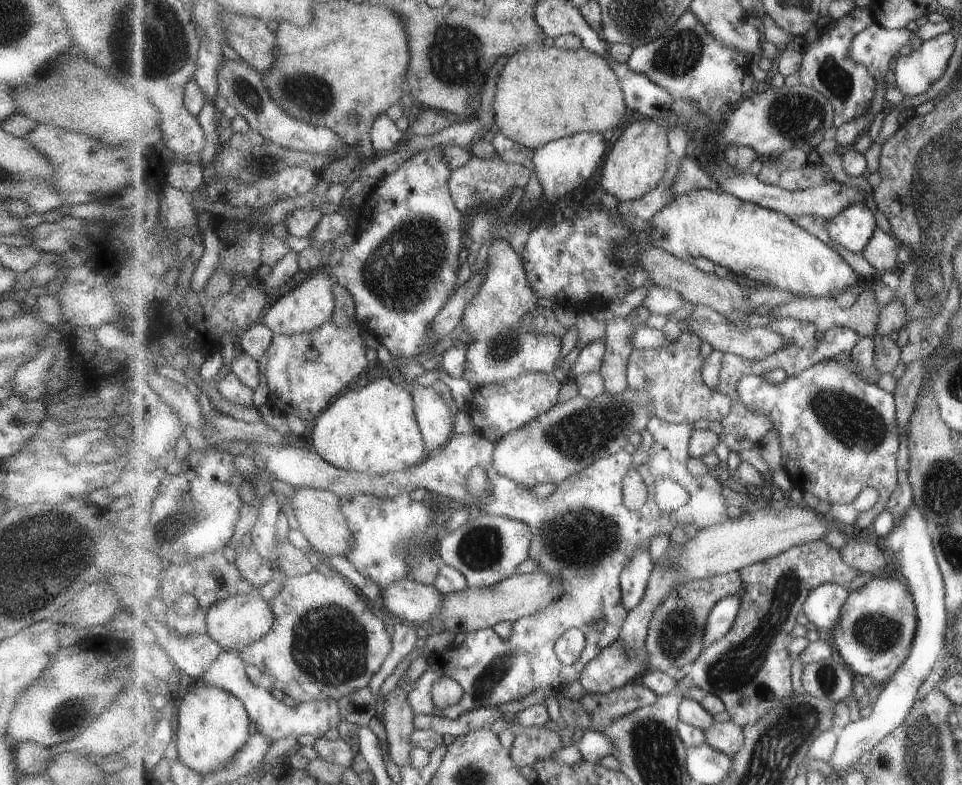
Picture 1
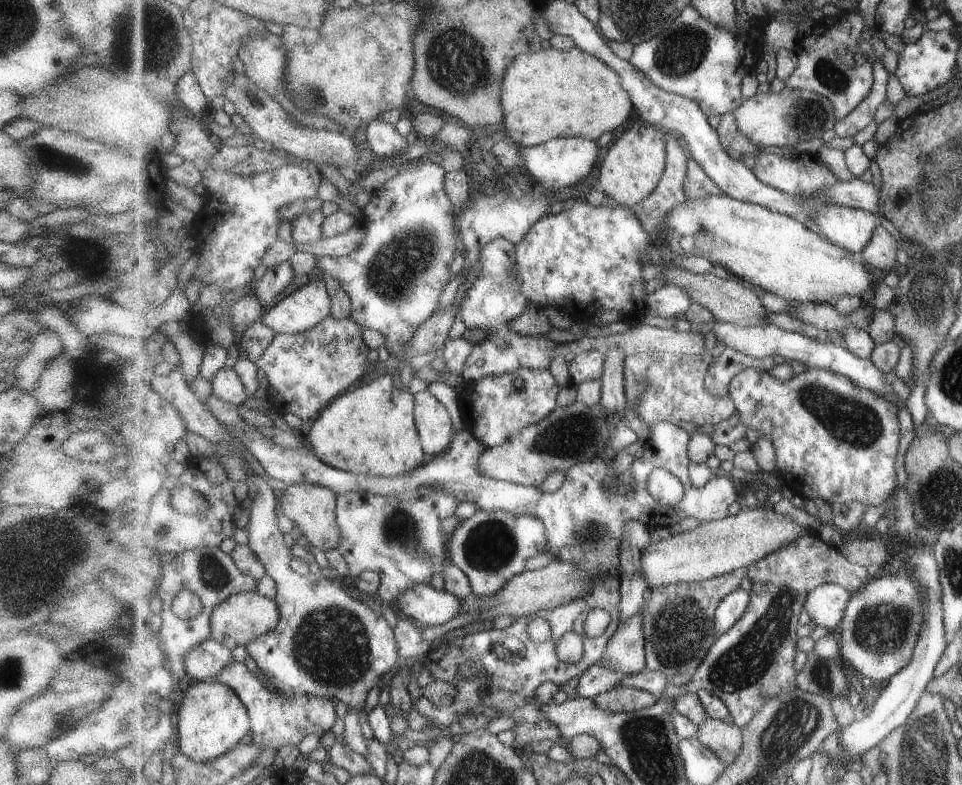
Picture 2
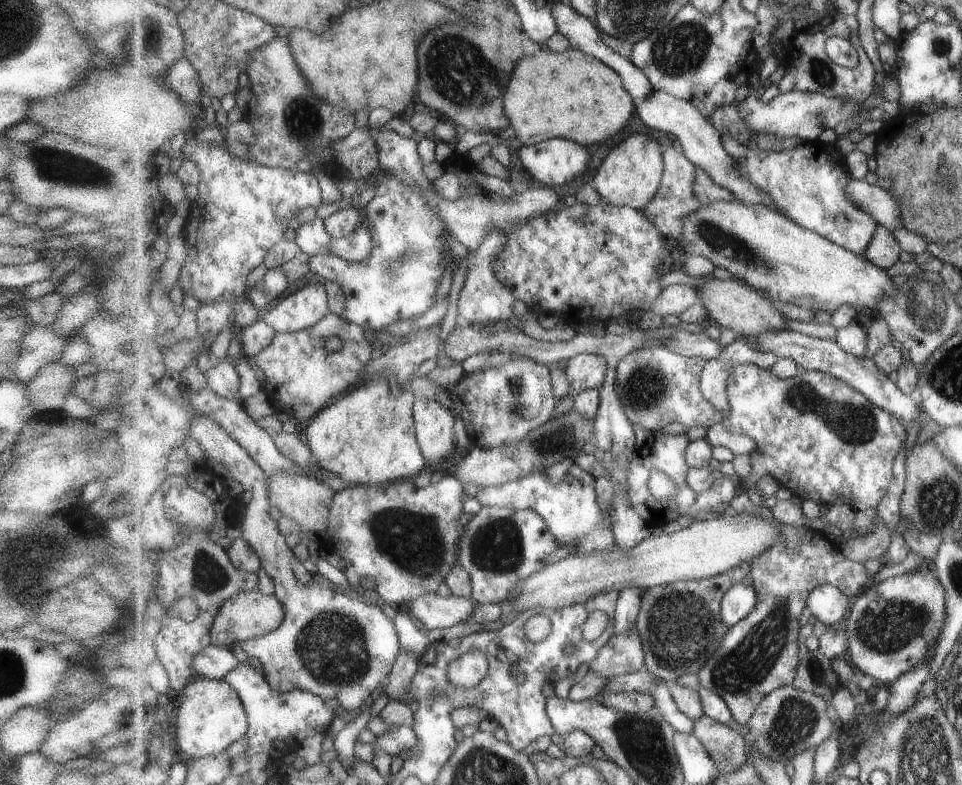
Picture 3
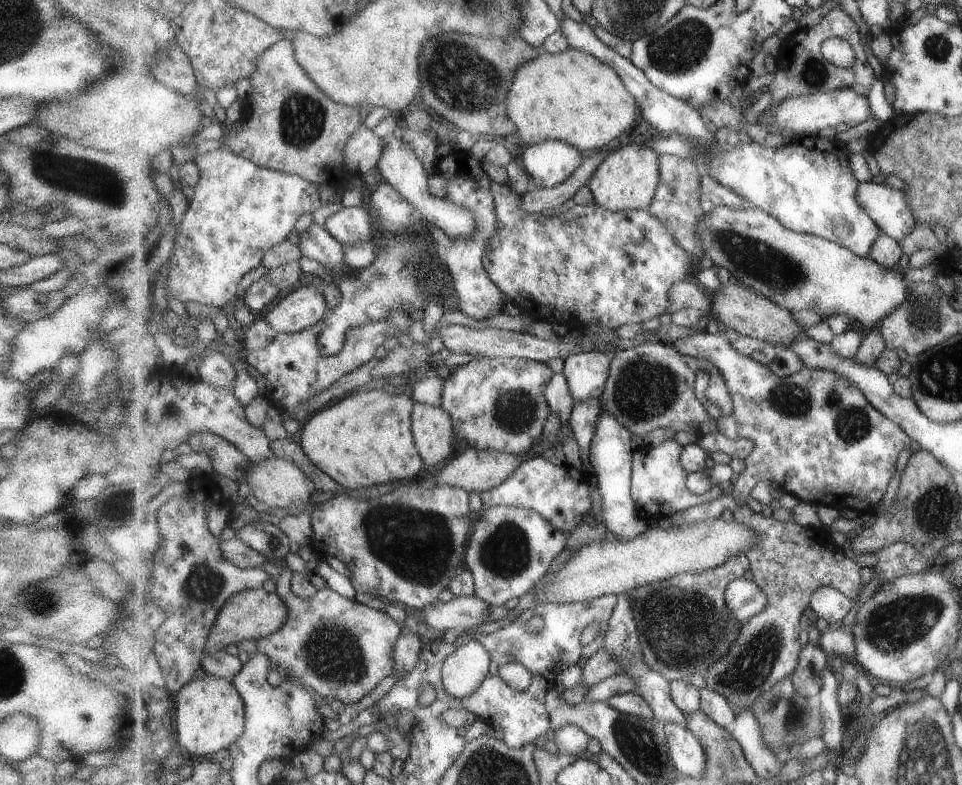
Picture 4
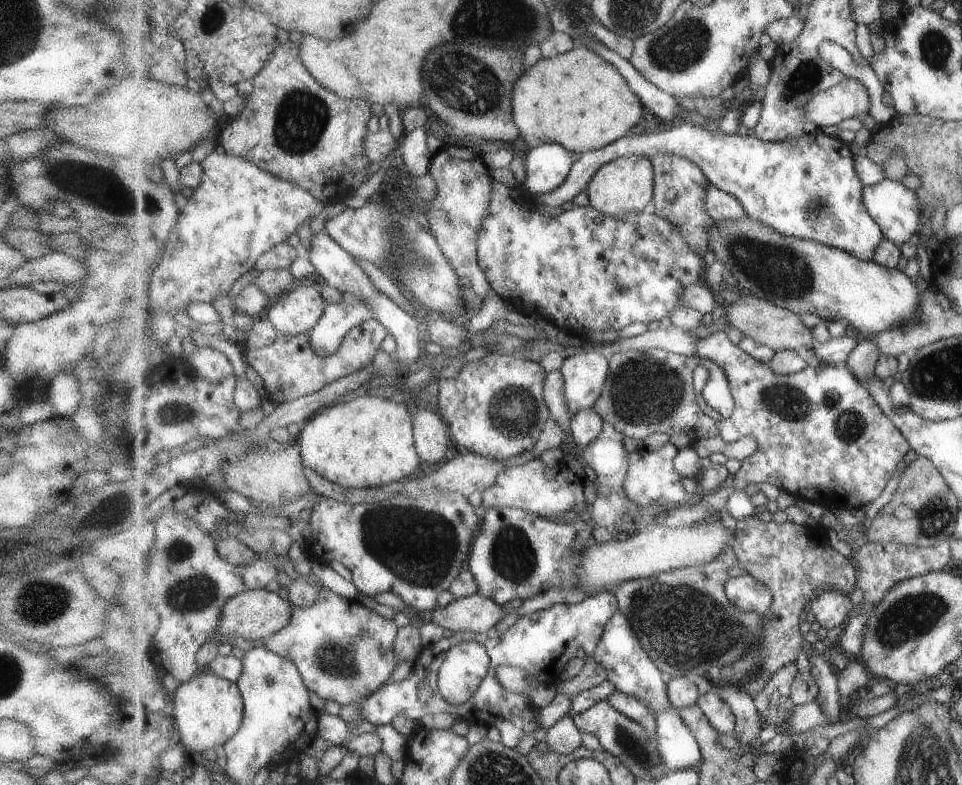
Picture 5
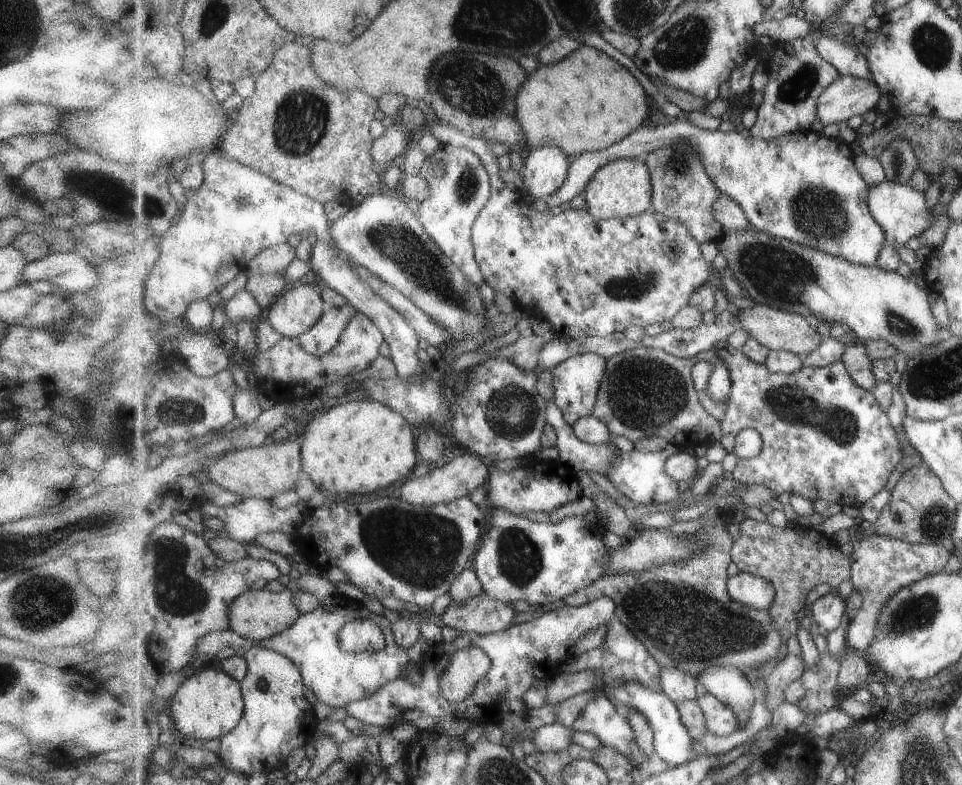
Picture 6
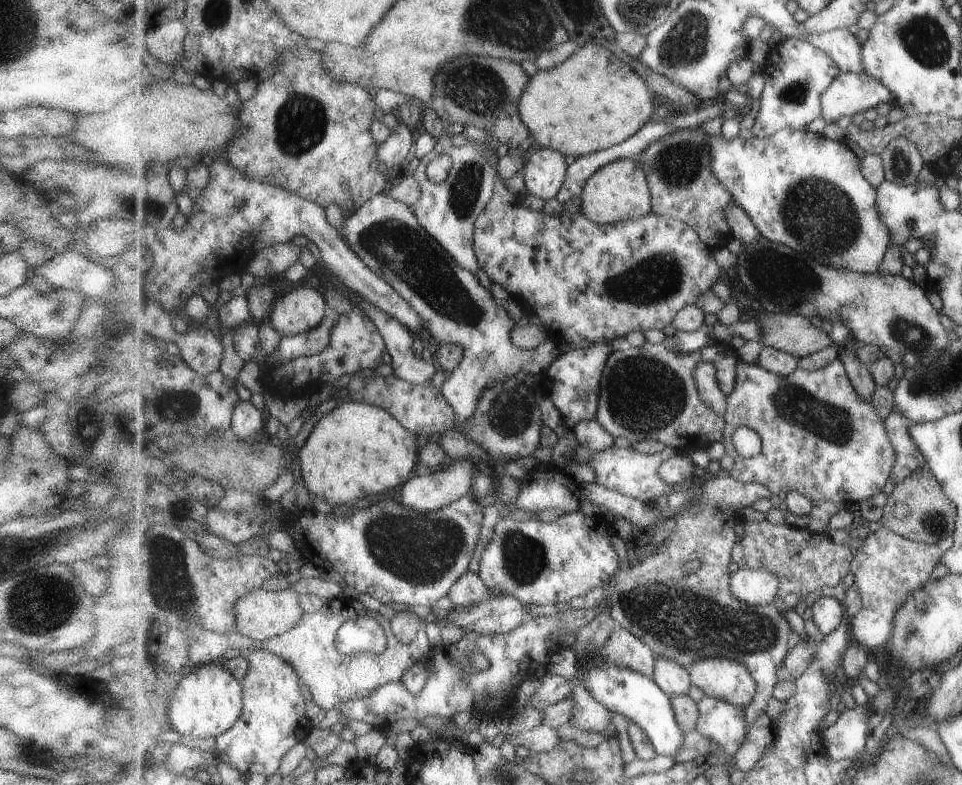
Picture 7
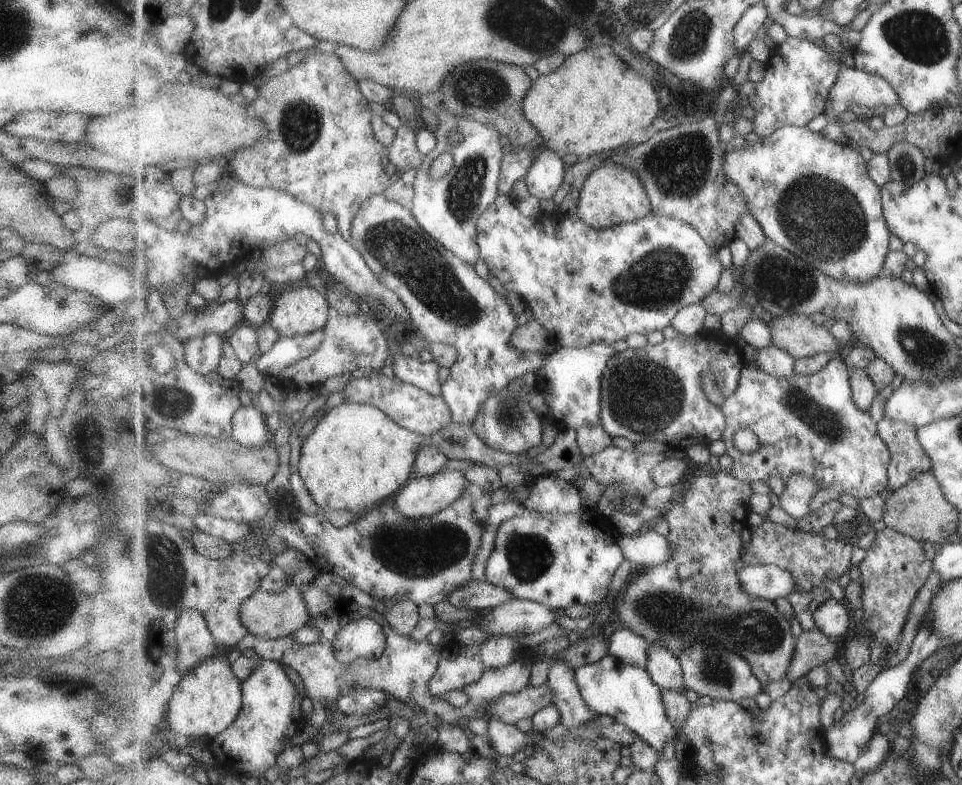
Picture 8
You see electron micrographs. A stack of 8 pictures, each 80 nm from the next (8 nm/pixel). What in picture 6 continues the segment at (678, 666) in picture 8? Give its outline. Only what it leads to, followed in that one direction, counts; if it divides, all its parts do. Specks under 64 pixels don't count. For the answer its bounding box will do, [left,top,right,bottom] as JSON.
[661,666,697,703]

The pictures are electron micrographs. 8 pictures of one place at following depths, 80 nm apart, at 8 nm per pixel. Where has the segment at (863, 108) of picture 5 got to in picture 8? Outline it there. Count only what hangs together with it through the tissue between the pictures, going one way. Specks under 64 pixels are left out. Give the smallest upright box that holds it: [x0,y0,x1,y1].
[825,64,898,121]

